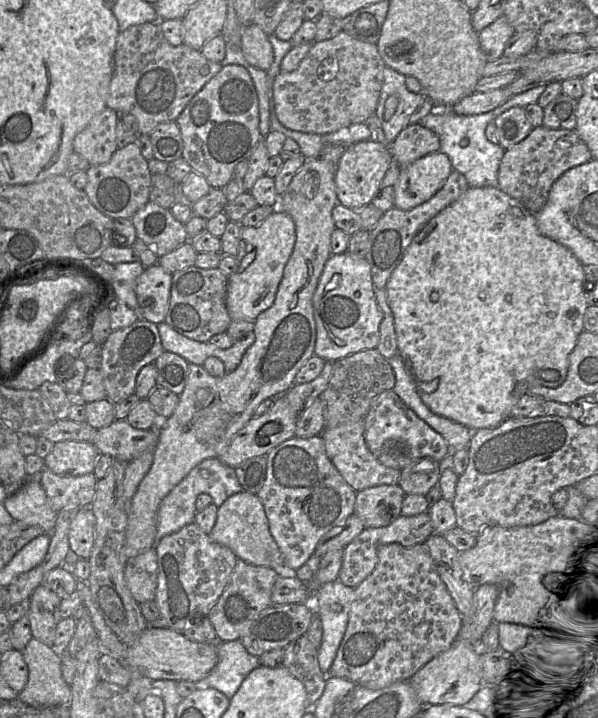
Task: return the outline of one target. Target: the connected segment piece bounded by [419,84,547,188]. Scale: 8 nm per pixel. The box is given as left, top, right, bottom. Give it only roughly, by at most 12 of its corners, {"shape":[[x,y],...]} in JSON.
{"shape":[[547,84],[479,115],[435,110],[419,122],[470,187],[498,187],[505,149],[485,136],[514,107],[535,104]]}

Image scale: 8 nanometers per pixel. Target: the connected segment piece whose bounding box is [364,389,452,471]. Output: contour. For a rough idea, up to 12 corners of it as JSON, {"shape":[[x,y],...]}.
{"shape":[[393,389],[374,399],[364,423],[370,451],[400,471],[441,462],[444,437]]}

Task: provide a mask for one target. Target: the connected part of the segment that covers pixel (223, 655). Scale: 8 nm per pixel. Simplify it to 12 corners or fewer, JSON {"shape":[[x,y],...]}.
{"shape":[[240,640],[217,641],[218,662],[201,683],[230,700],[261,664]]}

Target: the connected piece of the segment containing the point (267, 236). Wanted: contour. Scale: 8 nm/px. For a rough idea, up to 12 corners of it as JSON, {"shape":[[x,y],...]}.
{"shape":[[276,208],[242,226],[228,276],[231,321],[255,321],[274,303],[296,242]]}

